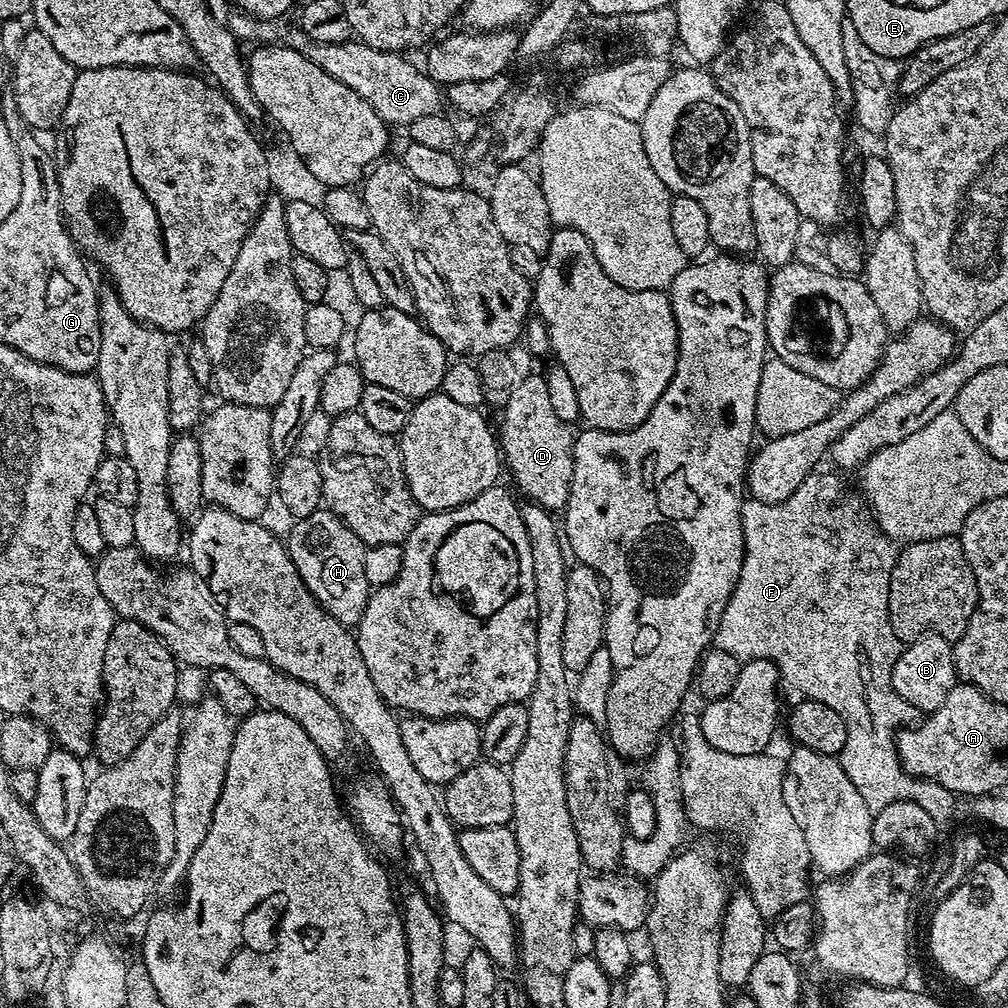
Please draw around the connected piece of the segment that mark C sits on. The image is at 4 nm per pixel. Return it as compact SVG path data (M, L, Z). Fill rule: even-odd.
M233 10L226 17L226 23L228 29L241 42L260 40L256 42L264 46L280 45L302 54L310 62L314 62L314 66L326 70L330 78L342 82L342 86L354 90L354 94L370 102L373 110L389 126L395 126L395 124L406 126L414 122L414 118L423 118L425 114L434 114L445 107L446 96L441 85L433 81L423 67L415 68L407 60L407 55L399 52L383 52L377 48L371 48L368 44L362 44L355 38L341 44L319 44L299 26L292 26L284 32L283 23L279 19L256 19L239 10Z

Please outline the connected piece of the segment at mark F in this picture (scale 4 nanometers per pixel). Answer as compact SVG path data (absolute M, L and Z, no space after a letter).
M813 474L786 498L777 504L767 504L758 502L751 498L745 499L744 507L740 510L740 516L744 520L744 561L742 570L738 574L738 582L730 594L730 602L726 602L726 610L722 614L722 622L718 626L714 637L715 647L726 650L726 654L734 654L742 662L749 660L773 660L776 667L780 669L780 675L785 681L788 680L801 693L801 697L822 702L822 706L830 706L830 710L835 710L838 718L846 722L846 743L837 760L850 778L854 786L858 789L858 794L866 804L866 808L873 815L881 812L886 806L898 801L913 801L916 805L922 806L930 818L934 818L937 825L944 825L950 821L956 812L955 793L952 793L940 783L926 780L924 777L910 775L904 768L899 754L897 754L896 738L898 731L909 727L917 721L919 712L910 706L901 695L892 688L893 663L896 661L897 653L891 651L893 641L891 638L892 627L888 621L889 598L890 598L890 574L894 570L894 562L898 555L897 545L887 536L884 531L876 525L876 517L863 495L859 491L847 488L840 480L831 480L828 476Z

